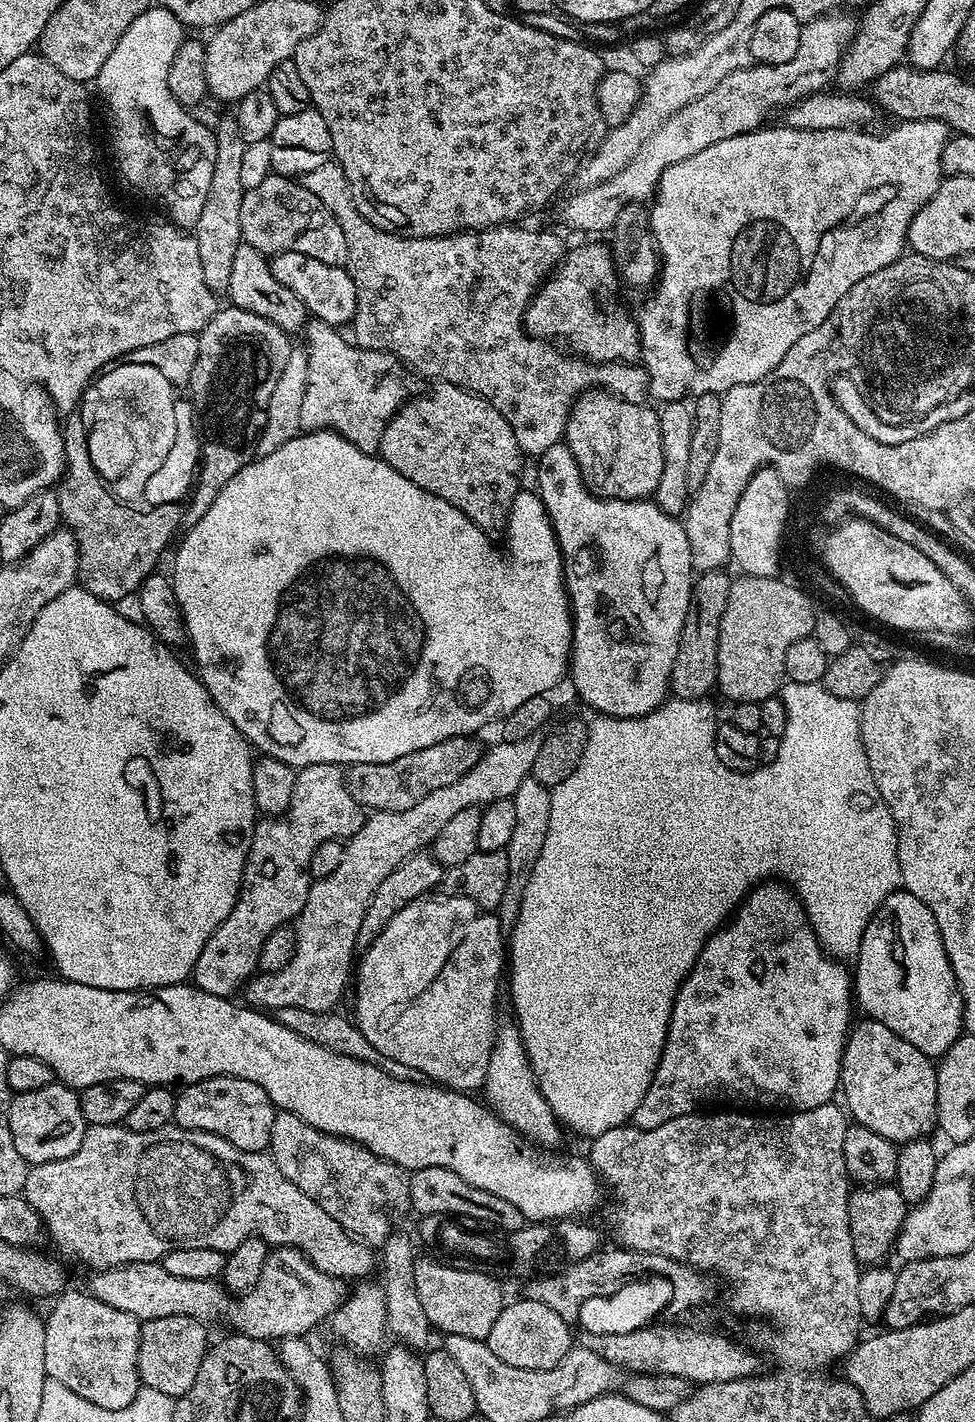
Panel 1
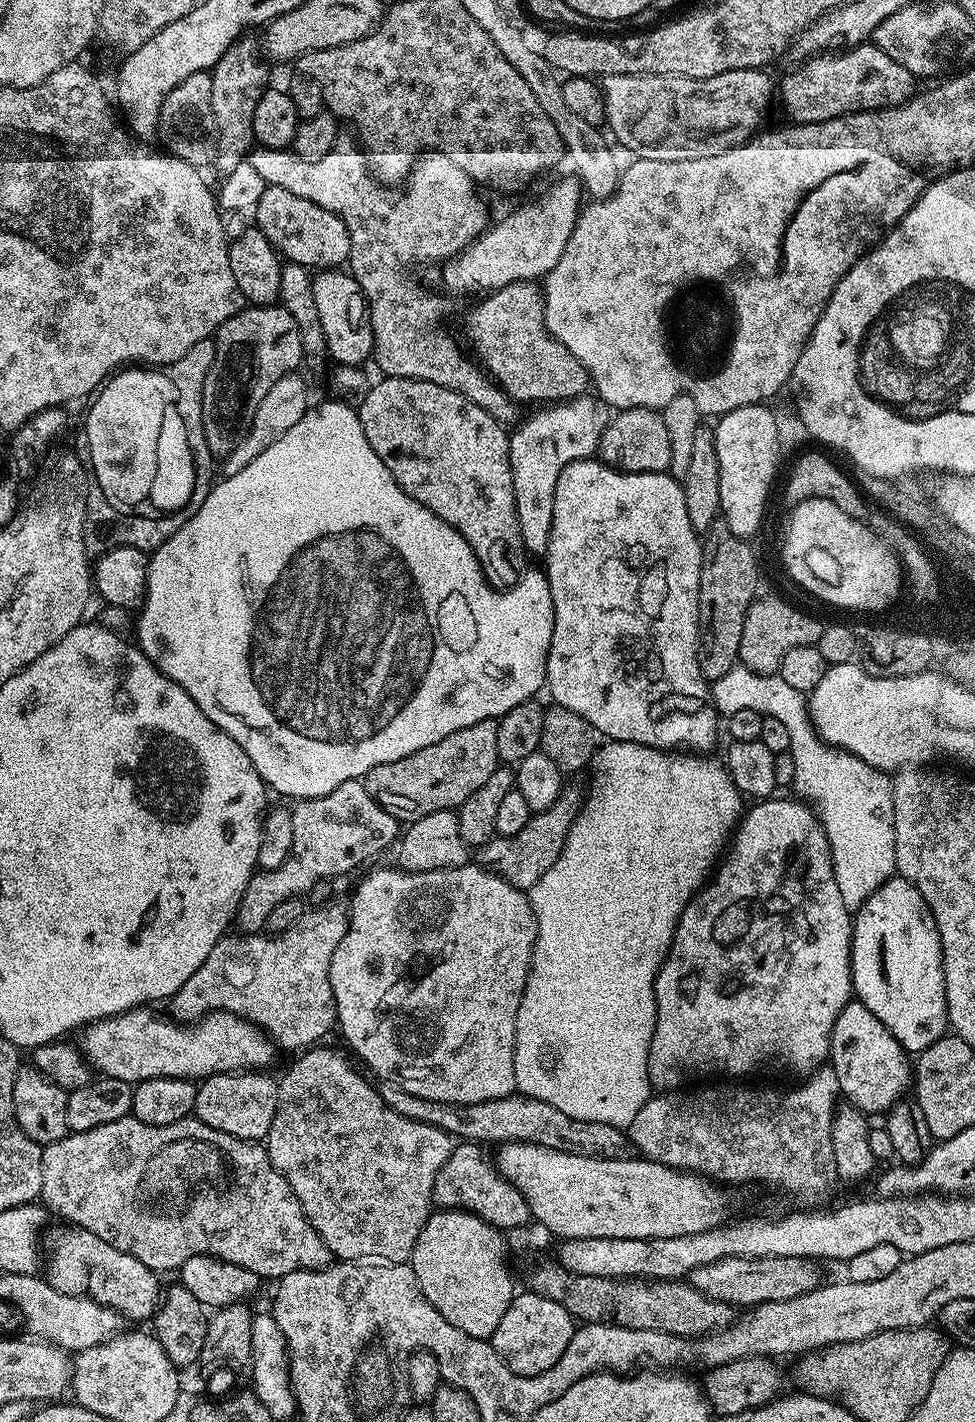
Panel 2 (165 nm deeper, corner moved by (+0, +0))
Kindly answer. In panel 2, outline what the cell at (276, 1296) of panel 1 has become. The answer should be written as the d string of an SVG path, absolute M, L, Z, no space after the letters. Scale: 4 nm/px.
M49 1227L42 1236L48 1285L62 1294L89 1296L94 1302L114 1309L121 1317L151 1321L162 1304L161 1277L129 1252L118 1250L110 1246L110 1242L90 1234L90 1230L62 1227L60 1230Z

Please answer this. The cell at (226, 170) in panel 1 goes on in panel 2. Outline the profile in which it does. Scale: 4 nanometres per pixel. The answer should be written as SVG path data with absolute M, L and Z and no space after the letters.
M249 38L235 40L222 54L218 63L210 69L212 73L212 89L210 102L214 110L216 123L216 159L214 168L220 174L234 170L244 160L254 147L254 106L258 106L258 98L262 98L264 89L269 87L268 72L264 69L265 61L256 57L258 44Z

